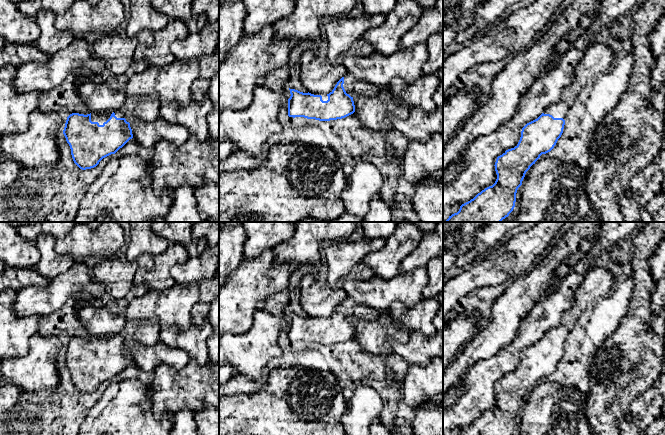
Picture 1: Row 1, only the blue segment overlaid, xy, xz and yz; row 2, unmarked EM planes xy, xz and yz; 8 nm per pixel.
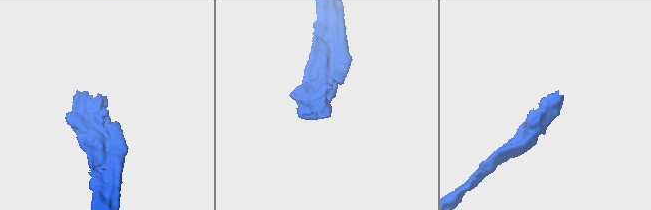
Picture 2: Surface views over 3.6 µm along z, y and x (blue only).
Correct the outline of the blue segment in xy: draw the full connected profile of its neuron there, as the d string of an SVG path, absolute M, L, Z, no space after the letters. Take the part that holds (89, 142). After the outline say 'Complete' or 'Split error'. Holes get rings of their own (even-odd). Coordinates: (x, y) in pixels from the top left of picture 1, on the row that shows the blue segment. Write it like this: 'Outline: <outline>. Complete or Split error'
Outline: M127 97L121 107L111 115L70 114L63 134L70 146L74 163L82 170L91 169L96 167L103 158L115 154L122 148L133 138L130 123L126 121L128 115L140 121L152 122L160 117L160 103L157 99Z. Split error

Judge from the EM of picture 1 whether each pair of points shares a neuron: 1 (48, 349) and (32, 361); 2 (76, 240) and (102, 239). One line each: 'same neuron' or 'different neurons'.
1: same neuron
2: same neuron

